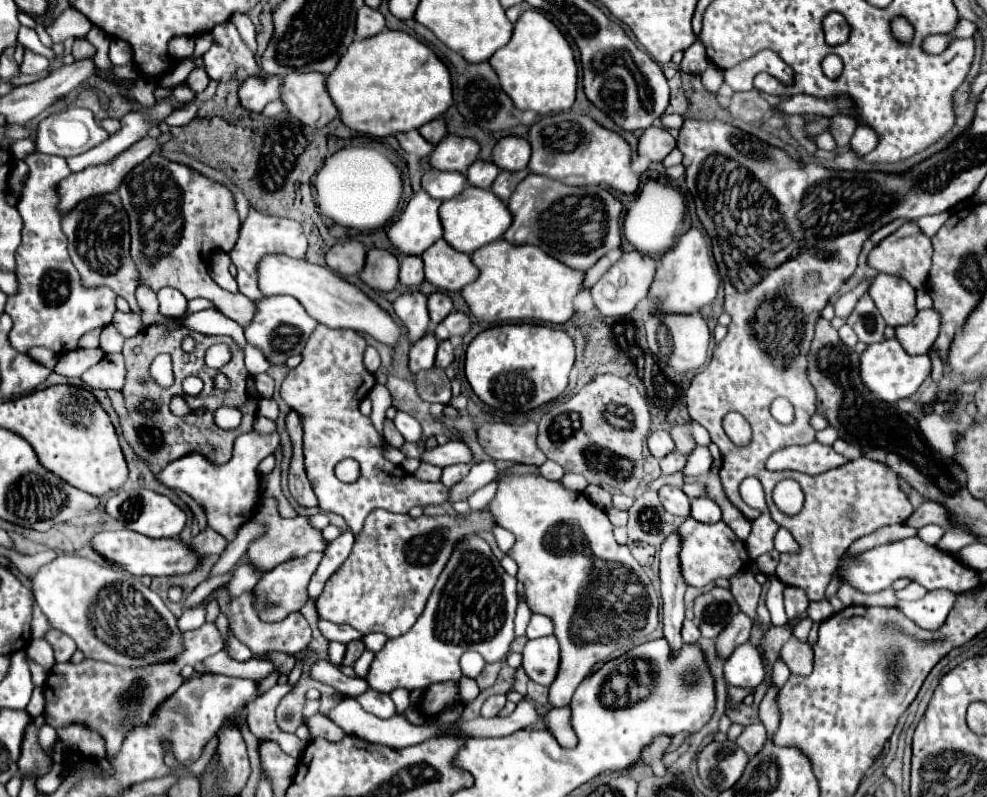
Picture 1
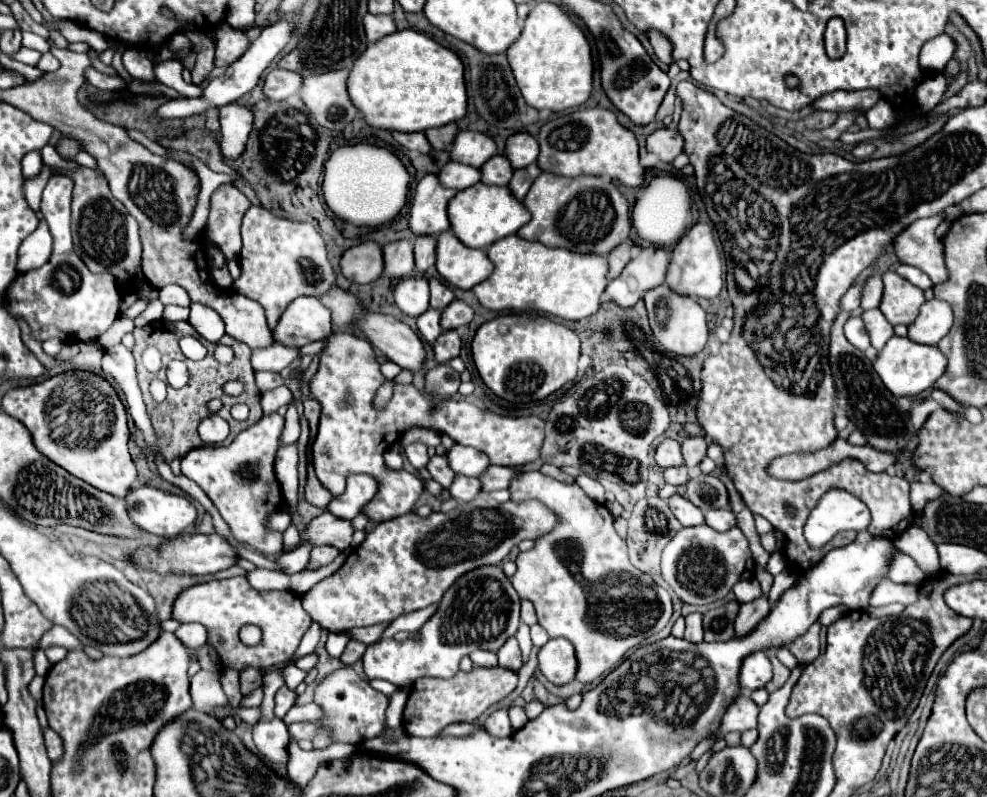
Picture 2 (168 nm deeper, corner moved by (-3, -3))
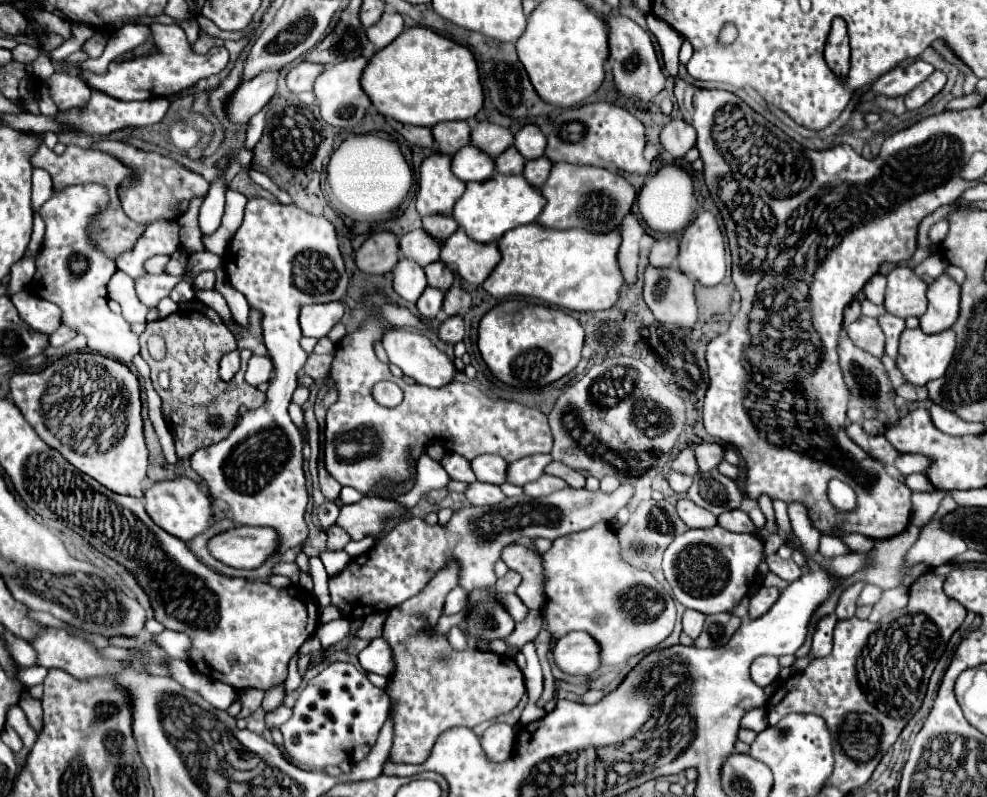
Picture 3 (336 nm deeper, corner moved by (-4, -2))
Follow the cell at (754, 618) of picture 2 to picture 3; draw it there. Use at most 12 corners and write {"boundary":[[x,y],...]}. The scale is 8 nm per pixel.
{"boundary":[[759,588],[751,596],[751,618],[763,616],[779,598],[779,588]]}

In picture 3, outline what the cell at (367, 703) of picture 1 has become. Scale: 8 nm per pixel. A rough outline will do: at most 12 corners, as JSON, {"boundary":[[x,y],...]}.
{"boundary":[[333,662],[279,726],[301,768],[361,762],[389,716],[363,670]]}

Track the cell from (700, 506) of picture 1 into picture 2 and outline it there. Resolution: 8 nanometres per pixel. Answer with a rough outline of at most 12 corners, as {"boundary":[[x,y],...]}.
{"boundary":[[730,509],[704,511],[706,525],[726,531],[736,525]]}

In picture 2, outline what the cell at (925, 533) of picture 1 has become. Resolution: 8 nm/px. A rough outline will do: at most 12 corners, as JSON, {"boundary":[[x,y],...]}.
{"boundary":[[912,525],[894,545],[924,573],[940,569],[936,543]]}

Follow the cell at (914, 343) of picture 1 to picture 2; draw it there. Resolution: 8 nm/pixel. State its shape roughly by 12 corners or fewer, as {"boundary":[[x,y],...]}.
{"boundary":[[926,301],[908,339],[936,345],[952,327],[952,307]]}

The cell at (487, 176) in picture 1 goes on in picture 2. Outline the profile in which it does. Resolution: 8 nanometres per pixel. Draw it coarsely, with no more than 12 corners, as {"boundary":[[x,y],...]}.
{"boundary":[[494,155],[482,167],[484,185],[506,185],[512,175],[510,161]]}

